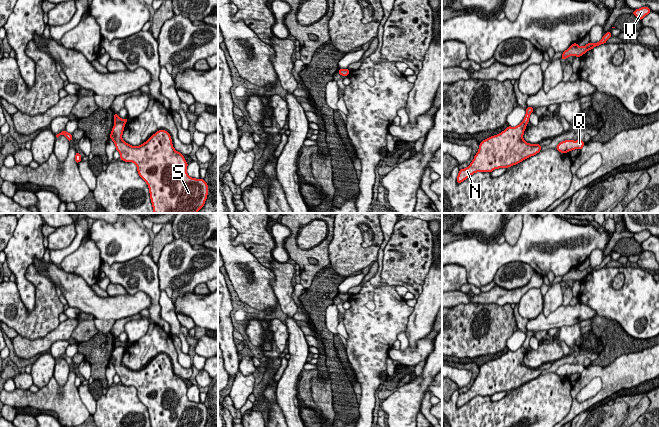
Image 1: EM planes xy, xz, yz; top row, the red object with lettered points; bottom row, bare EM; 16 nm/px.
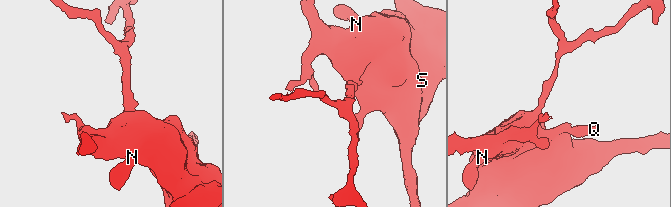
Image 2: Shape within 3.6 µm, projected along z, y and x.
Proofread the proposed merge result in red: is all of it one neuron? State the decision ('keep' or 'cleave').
cleave

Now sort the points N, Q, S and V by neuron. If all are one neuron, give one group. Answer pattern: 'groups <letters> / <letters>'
groups N Q S / V

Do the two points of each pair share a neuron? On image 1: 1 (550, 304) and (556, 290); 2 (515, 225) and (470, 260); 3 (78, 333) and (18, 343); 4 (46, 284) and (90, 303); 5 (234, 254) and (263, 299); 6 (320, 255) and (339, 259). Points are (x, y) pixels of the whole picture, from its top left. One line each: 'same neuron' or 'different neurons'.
1: same neuron
2: different neurons
3: different neurons
4: different neurons
5: same neuron
6: different neurons

